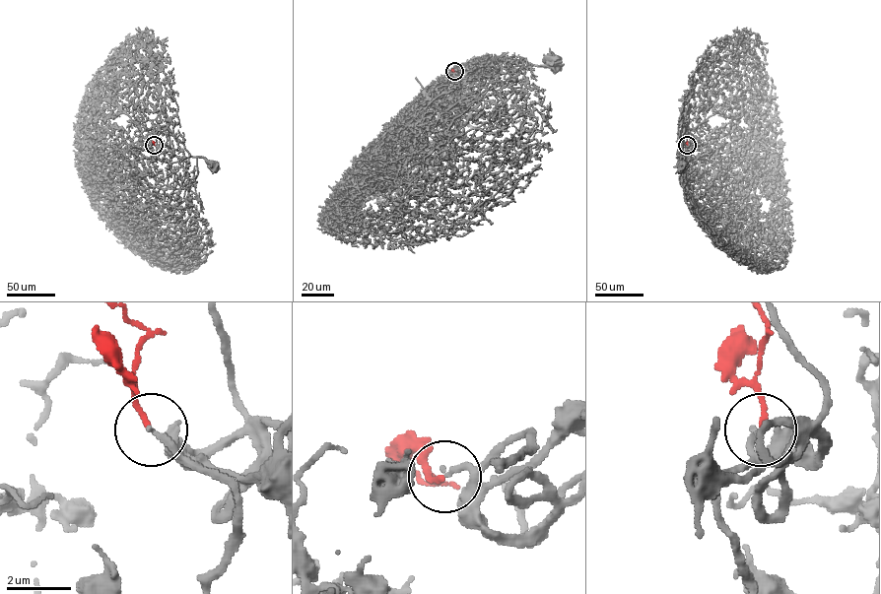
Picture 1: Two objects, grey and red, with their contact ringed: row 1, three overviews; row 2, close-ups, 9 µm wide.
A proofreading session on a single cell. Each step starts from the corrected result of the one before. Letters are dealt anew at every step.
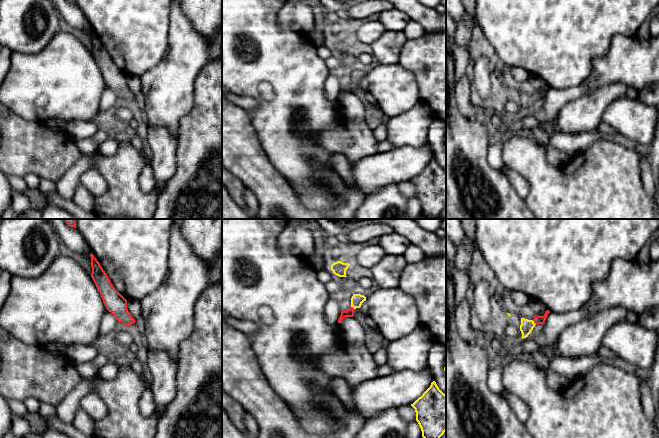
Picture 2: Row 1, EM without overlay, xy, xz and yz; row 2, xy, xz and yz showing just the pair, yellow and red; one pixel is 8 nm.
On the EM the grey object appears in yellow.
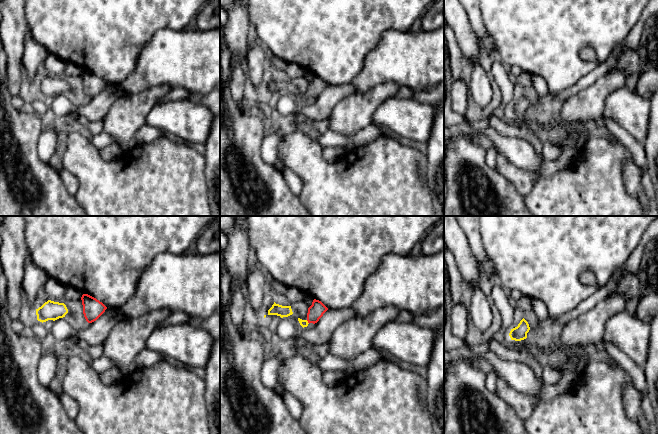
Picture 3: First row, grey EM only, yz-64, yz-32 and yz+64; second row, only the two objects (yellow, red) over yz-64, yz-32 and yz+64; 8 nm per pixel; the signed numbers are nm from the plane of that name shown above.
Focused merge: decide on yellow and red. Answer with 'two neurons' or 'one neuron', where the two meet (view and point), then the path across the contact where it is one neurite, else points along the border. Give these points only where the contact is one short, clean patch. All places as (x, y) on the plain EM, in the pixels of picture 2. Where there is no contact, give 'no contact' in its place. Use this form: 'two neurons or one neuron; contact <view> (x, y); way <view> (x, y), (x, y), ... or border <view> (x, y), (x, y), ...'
one neuron; contact yz (533, 98); way yz (526, 103), (533, 98), (537, 95)

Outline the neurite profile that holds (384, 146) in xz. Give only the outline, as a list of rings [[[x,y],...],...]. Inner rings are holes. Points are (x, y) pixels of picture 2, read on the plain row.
[[[388,140],[381,141],[377,145],[378,153],[388,152],[392,149],[394,149],[394,147]]]

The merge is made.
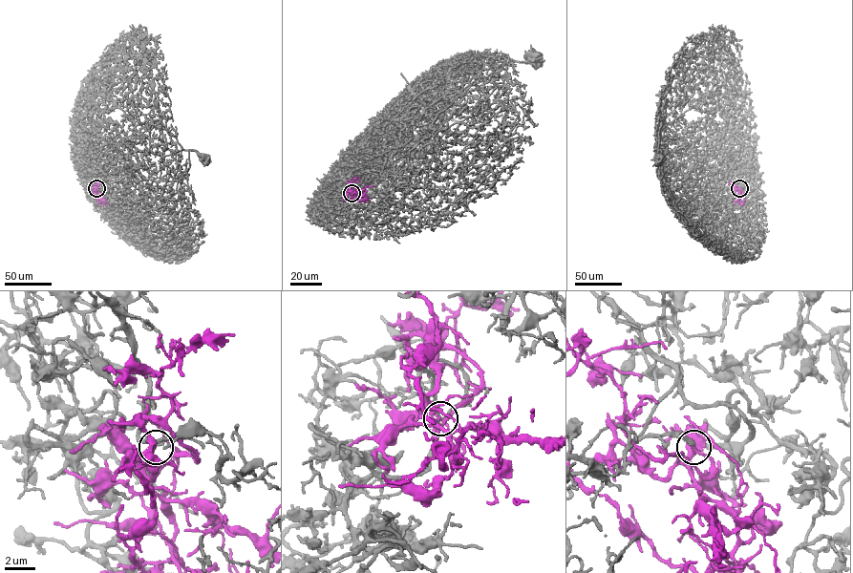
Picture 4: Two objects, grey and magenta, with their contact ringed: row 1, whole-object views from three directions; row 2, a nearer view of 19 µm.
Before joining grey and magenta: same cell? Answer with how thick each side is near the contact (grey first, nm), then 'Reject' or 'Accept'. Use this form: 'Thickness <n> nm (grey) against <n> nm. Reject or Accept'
Thickness 200 nm (grey) against 110 nm. Accept

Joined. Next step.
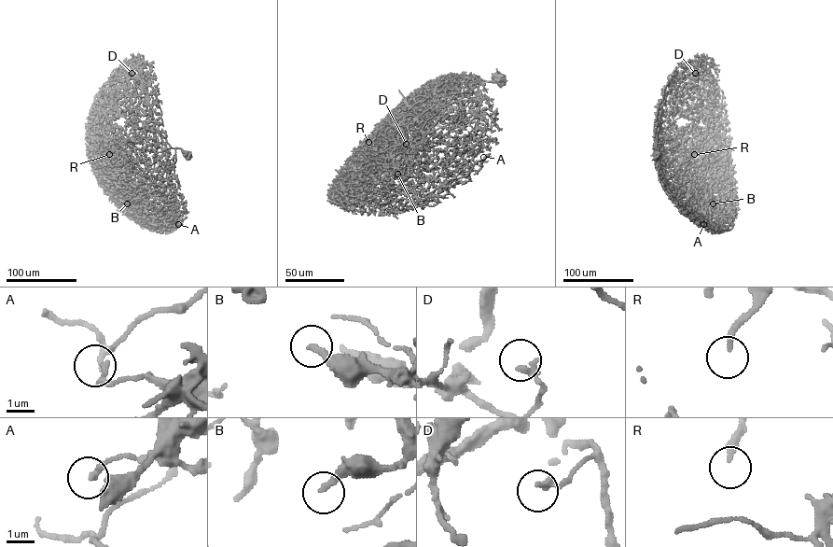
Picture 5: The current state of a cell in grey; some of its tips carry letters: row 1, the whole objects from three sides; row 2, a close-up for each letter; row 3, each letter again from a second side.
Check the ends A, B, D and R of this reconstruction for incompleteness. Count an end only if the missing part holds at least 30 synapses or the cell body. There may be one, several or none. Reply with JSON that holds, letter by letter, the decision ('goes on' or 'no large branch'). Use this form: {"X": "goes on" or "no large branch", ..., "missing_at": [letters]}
{"A": "no large branch", "B": "no large branch", "D": "no large branch", "R": "goes on", "missing_at": ["R"]}

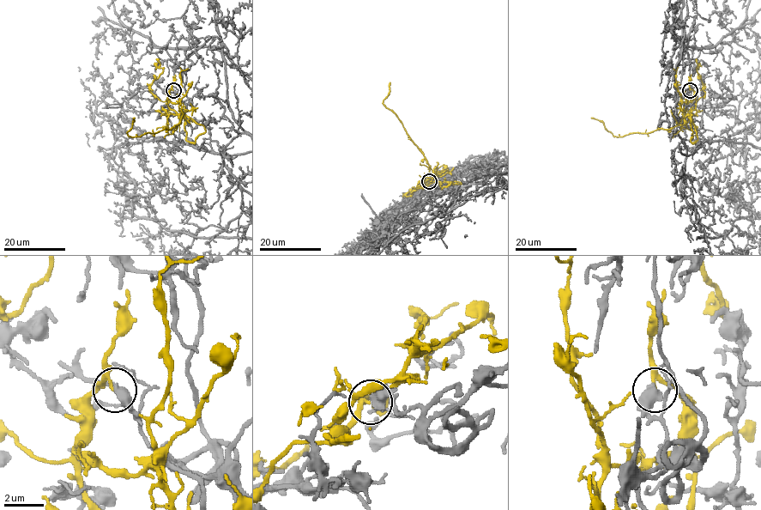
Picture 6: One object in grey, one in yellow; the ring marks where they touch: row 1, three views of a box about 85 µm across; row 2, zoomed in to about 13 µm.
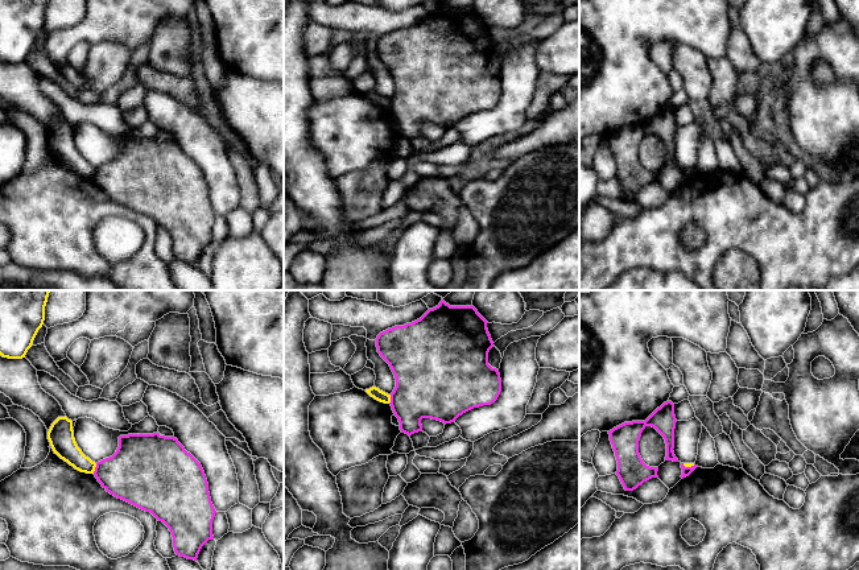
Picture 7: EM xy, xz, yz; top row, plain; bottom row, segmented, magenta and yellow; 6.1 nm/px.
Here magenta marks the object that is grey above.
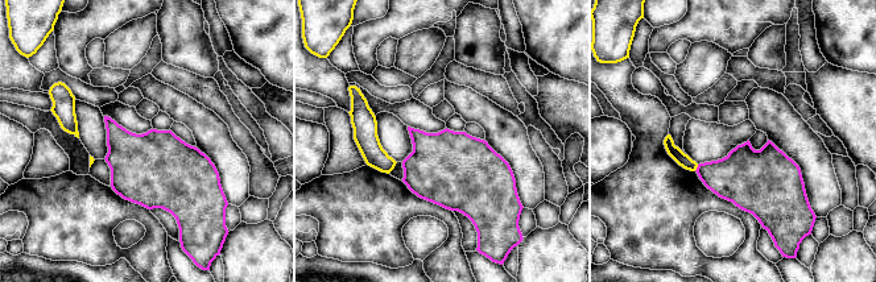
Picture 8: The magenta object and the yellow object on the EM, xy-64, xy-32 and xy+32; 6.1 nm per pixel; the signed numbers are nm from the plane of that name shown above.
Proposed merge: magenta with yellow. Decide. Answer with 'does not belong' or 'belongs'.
does not belong

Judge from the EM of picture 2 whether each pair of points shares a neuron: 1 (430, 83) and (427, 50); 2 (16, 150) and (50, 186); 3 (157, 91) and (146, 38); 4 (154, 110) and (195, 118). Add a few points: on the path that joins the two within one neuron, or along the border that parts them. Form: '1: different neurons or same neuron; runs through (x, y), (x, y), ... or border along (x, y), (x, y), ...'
1: same neuron; runs through (431, 75), (431, 58)
2: different neurons; border along (41, 177), (52, 180), (55, 183)
3: different neurons; border along (166, 49), (163, 57), (140, 77)
4: different neurons; border along (194, 95), (192, 107), (179, 120), (177, 138)

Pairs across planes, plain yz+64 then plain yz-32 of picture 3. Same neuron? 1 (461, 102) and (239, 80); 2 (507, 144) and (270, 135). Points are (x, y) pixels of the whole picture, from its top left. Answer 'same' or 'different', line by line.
1: same
2: different

